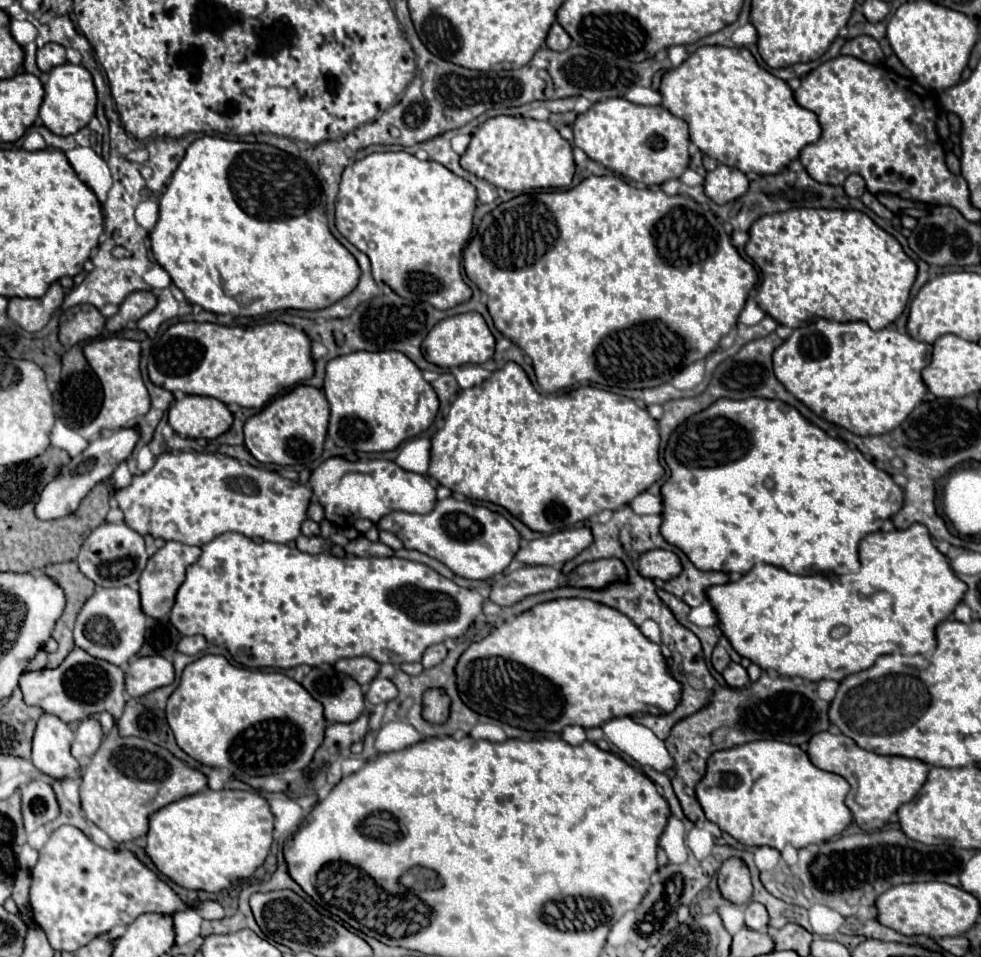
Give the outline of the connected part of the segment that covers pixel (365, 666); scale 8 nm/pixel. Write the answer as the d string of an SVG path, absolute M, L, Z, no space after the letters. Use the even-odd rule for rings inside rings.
M360 656L360 658L342 658L334 664L336 672L348 674L350 678L354 678L360 686L368 686L368 682L378 674L380 664L372 658Z

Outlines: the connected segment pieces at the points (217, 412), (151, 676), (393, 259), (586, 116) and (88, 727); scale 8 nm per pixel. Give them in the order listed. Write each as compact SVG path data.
M184 396L172 402L168 410L168 424L176 434L186 438L216 438L232 424L232 414L216 398Z
M146 656L130 660L126 670L126 692L130 696L148 694L174 680L172 662L162 656Z
M374 152L356 160L342 174L336 198L336 228L370 258L376 282L388 284L402 298L428 302L438 310L448 310L472 296L470 286L462 280L460 260L462 248L471 238L474 208L476 188L438 162L418 160L408 152Z
M610 98L578 114L572 130L574 144L592 160L644 186L658 186L666 180L680 178L688 166L688 124L664 106L638 106L624 98Z
M88 718L84 722L80 722L76 734L74 734L74 742L72 742L72 756L76 760L84 758L84 756L94 756L94 752L98 750L100 742L102 742L102 728L100 722L96 718Z

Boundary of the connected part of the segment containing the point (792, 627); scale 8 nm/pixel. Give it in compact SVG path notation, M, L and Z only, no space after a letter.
M912 524L906 530L894 530L894 532L874 532L868 534L862 542L860 542L860 572L858 574L846 574L846 576L832 576L832 574L816 574L816 576L798 576L798 574L790 574L786 570L780 570L772 564L762 564L758 562L748 574L744 574L740 578L740 582L728 582L722 586L710 586L706 590L708 602L714 606L716 616L718 616L718 626L722 630L722 634L728 638L728 642L732 644L732 648L742 656L748 658L750 662L758 664L762 670L776 670L782 676L798 676L798 678L806 678L812 682L830 678L830 680L842 680L848 674L866 670L874 664L874 660L880 654L892 654L896 648L904 646L908 648L908 652L912 654L926 654L930 650L936 648L936 636L934 636L934 628L946 620L952 610L956 608L956 604L962 600L964 596L964 582L956 578L956 574L952 572L948 558L944 554L940 554L936 550L936 546L932 544L932 538L928 534L928 528L924 524Z

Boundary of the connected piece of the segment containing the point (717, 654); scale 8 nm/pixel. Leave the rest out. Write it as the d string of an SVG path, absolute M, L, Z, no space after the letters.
M716 646L712 652L712 666L716 672L722 672L730 664L730 656L722 646Z

